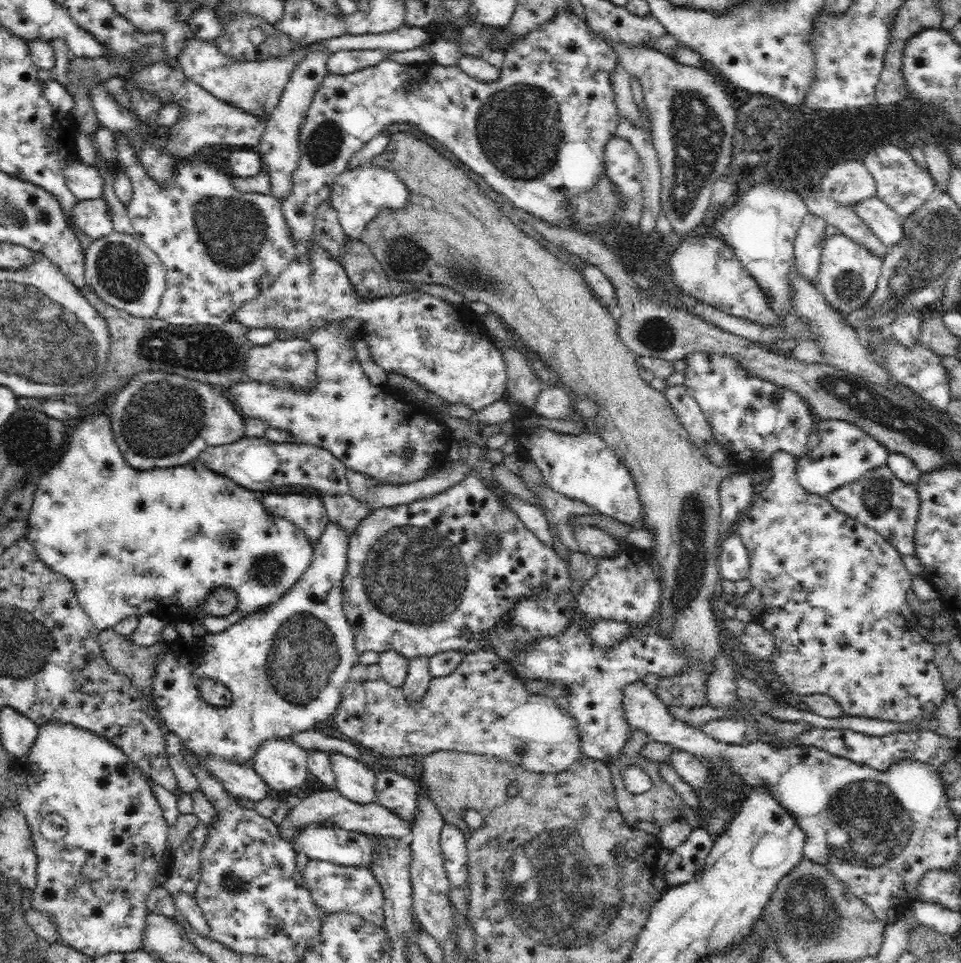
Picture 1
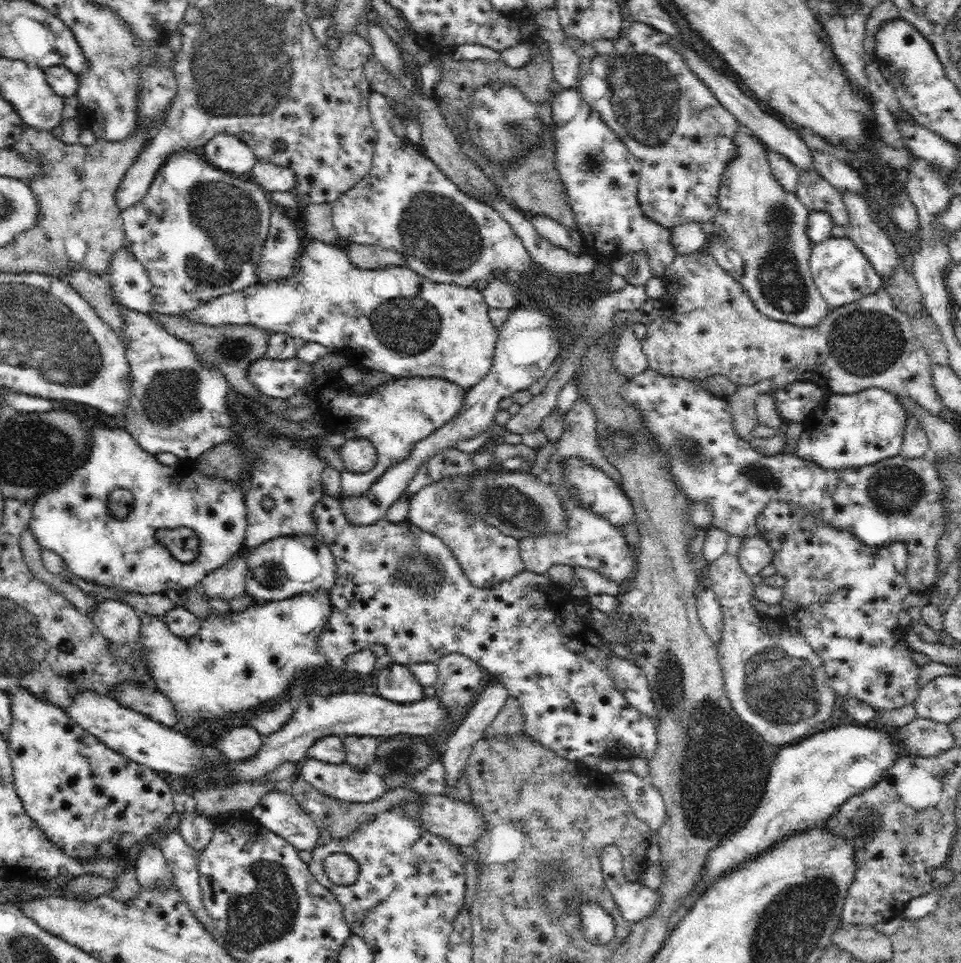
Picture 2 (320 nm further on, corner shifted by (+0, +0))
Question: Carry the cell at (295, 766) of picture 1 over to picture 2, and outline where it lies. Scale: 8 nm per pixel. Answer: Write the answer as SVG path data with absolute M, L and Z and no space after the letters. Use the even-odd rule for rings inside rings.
M250 725L234 728L227 734L220 734L215 739L216 749L225 755L228 761L244 762L260 752L264 736Z

